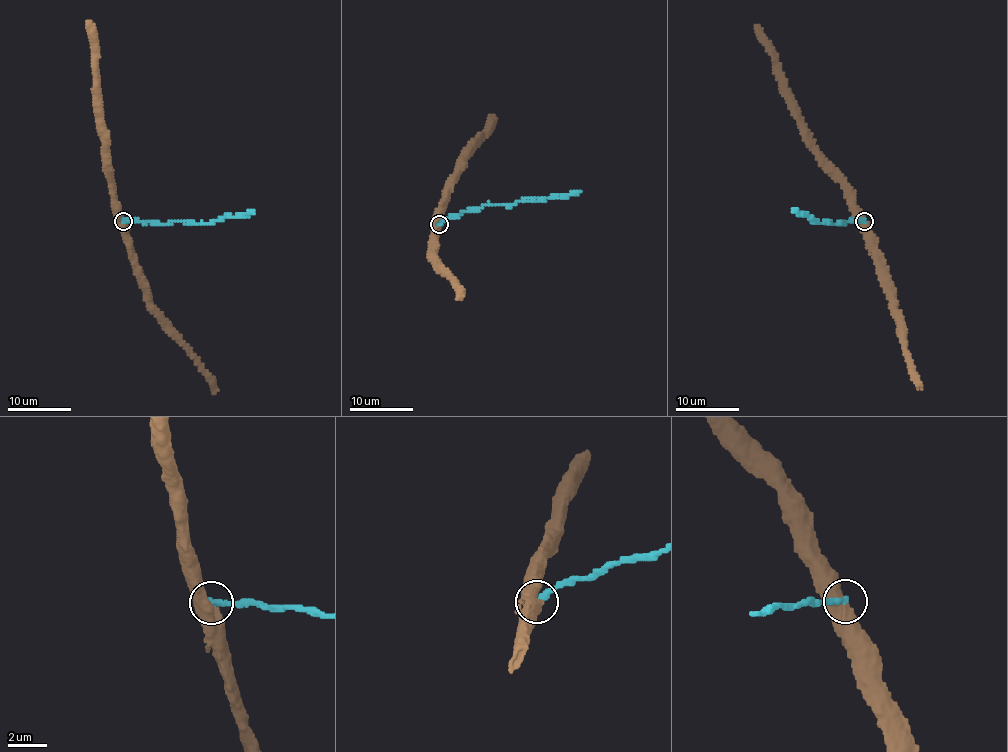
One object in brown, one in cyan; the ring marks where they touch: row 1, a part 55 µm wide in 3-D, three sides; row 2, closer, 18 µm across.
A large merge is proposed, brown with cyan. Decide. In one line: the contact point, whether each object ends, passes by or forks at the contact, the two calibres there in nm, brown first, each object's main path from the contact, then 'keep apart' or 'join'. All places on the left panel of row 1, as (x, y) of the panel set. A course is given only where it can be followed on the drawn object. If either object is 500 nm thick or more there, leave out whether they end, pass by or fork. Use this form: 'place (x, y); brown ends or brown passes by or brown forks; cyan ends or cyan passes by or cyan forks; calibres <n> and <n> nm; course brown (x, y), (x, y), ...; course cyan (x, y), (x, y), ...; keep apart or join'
place (123, 221); brown passes by; cyan ends; calibres 460 and 360 nm; course brown (123, 221), (110, 171), (96, 82), (95, 49), (86, 20); course cyan (123, 221), (164, 225), (214, 223), (226, 216), (255, 214); keep apart

